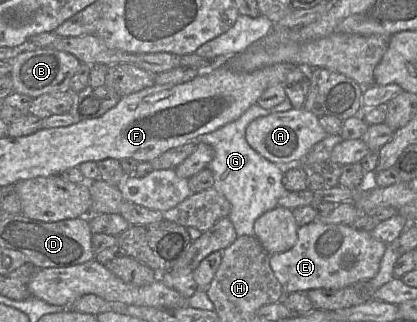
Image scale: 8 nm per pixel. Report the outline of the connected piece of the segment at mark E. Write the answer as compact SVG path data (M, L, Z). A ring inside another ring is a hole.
M316 219L298 228L295 245L286 252L271 254L269 262L284 294L307 292L311 289L340 289L352 283L371 280L379 270L386 244L376 239L370 232L357 230L346 224L324 224Z

